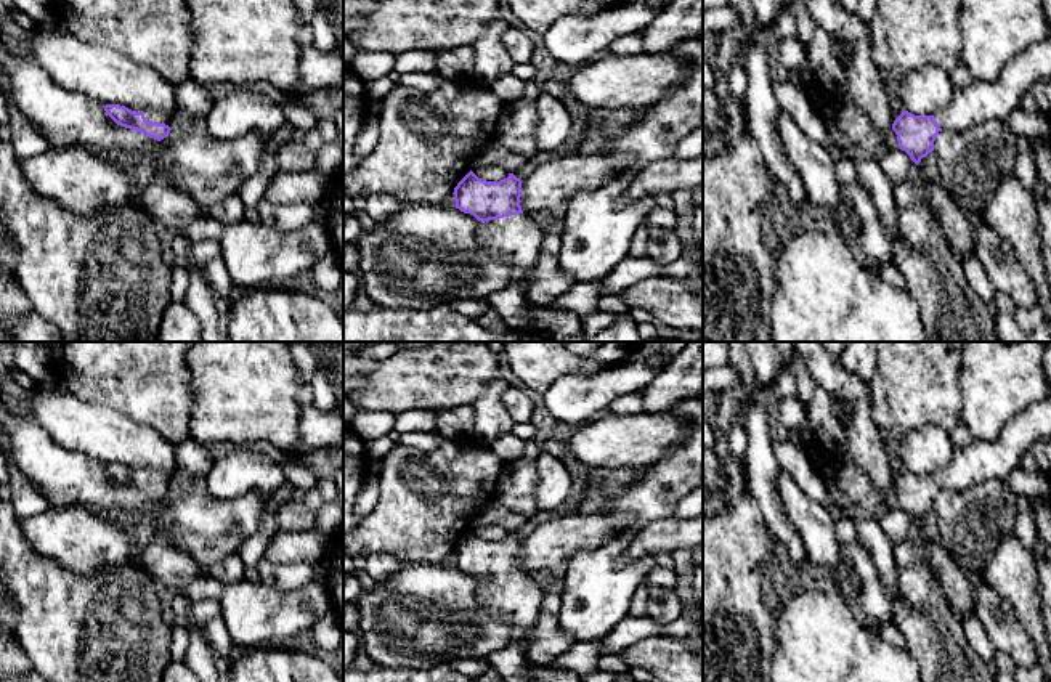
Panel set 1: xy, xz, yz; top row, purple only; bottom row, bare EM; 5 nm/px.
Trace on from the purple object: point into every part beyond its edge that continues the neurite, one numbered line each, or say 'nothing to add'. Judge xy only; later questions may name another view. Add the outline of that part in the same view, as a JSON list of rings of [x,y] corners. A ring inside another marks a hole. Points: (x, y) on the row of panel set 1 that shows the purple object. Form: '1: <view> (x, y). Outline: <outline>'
1: xy (150, 116). Outline: [[[146,112],[144,117],[149,122],[159,122],[159,124],[168,125],[170,128],[175,128],[175,119],[170,119],[167,116],[159,114],[159,112]]]

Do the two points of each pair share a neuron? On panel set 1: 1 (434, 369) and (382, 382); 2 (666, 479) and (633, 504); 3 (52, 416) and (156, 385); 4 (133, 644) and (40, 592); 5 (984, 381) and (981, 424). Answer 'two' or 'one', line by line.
1: one
2: one
3: two
4: one
5: one

